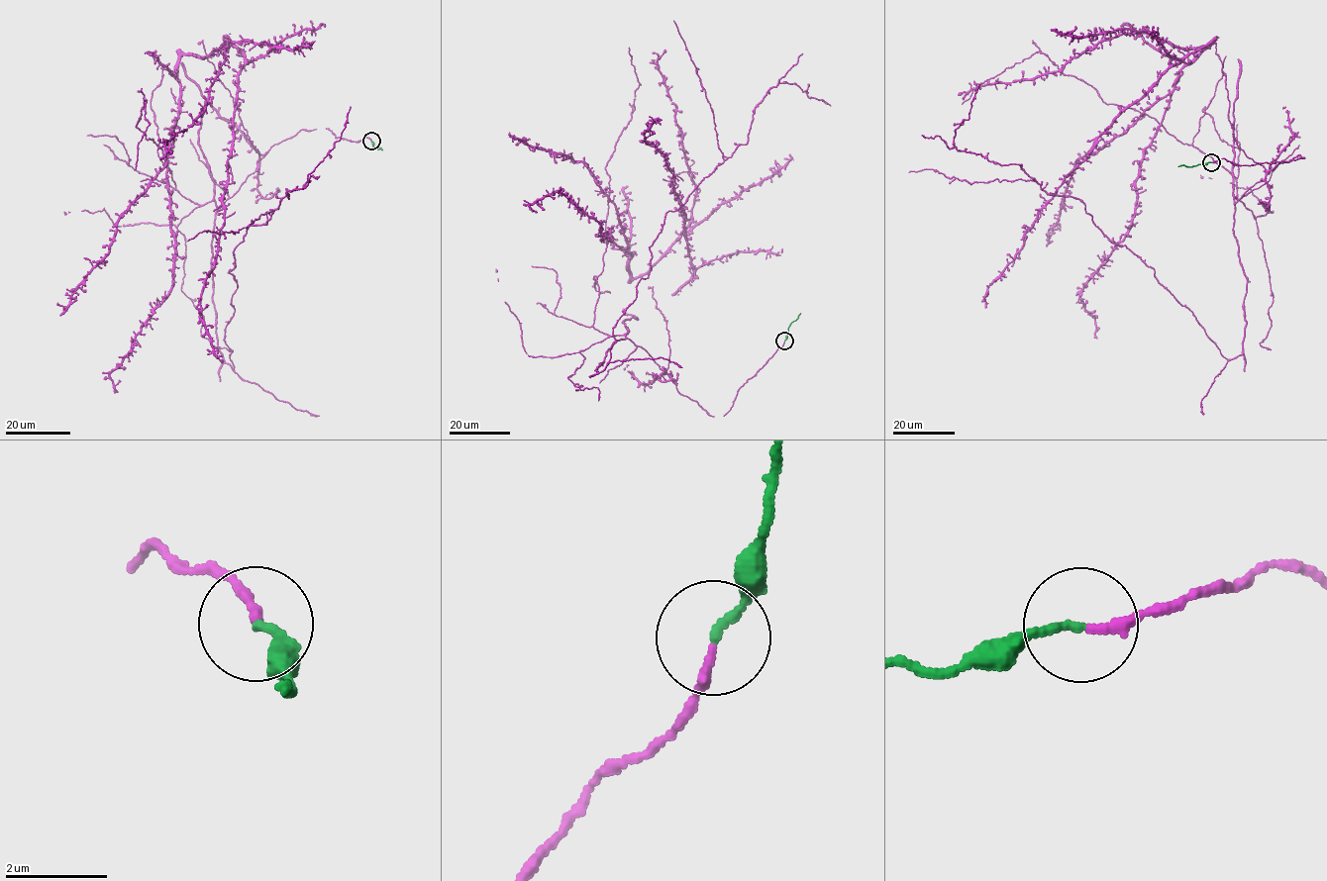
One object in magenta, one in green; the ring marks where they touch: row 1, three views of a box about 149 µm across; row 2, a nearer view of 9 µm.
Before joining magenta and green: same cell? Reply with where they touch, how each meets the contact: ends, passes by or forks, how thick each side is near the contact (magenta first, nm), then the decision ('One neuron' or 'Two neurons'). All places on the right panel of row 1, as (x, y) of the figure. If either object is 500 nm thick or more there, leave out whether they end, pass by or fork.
Place: (1211, 162). At the ring magenta ends. At the ring green ends. Thickness 200 nm (magenta) against 160 nm. One neuron

